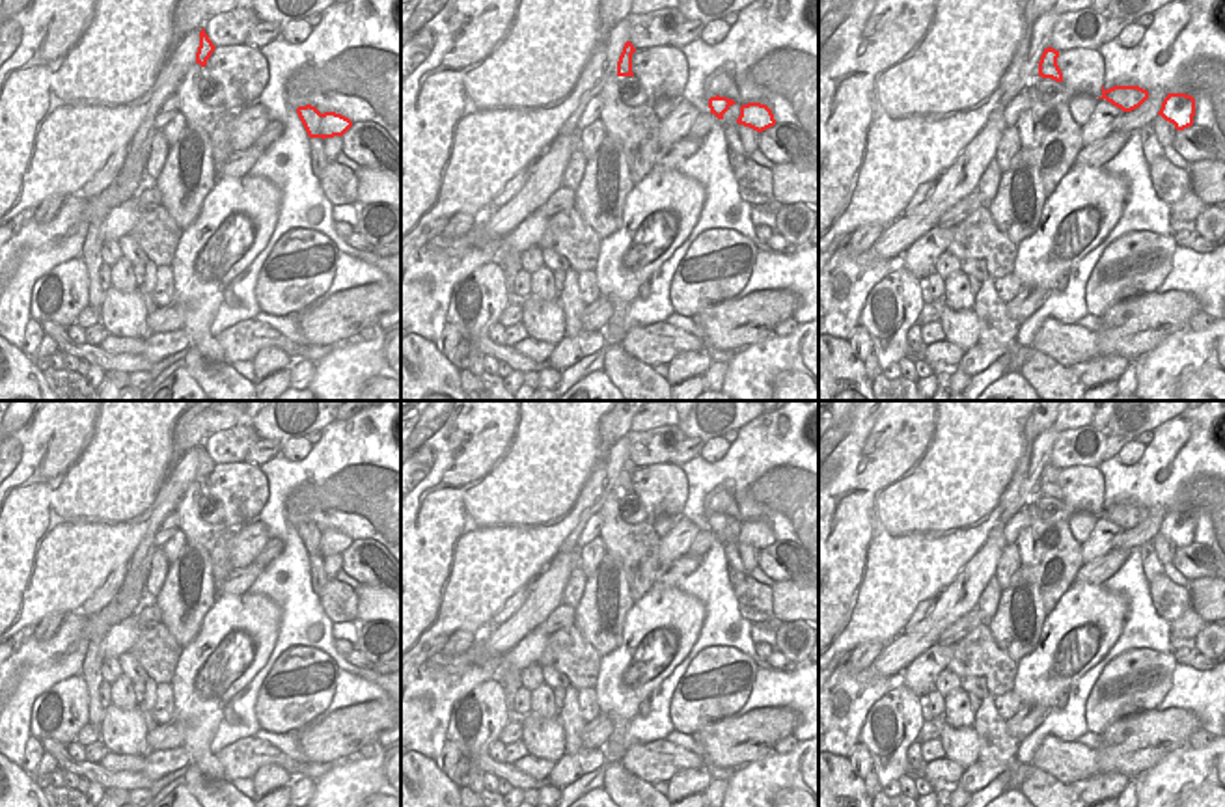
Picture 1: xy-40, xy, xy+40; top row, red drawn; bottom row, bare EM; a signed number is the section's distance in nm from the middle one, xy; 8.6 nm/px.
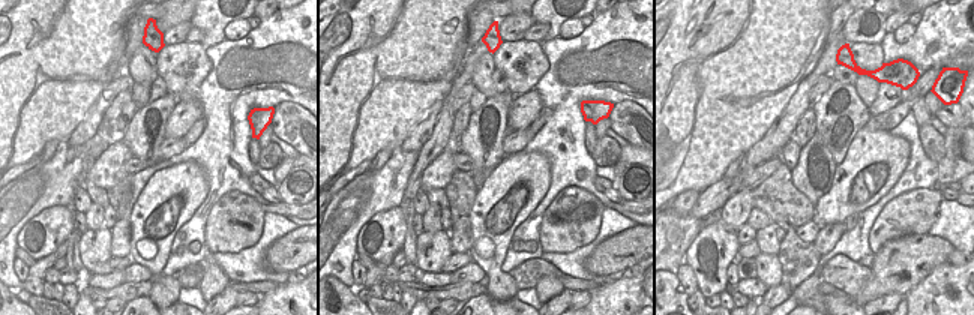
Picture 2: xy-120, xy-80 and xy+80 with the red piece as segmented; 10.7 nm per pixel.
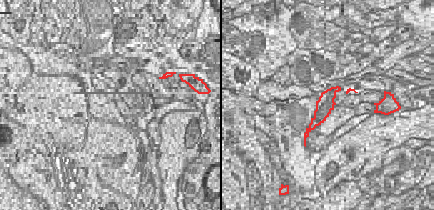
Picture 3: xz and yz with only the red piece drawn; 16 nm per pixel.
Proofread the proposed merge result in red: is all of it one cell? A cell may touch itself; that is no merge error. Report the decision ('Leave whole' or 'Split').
Split

